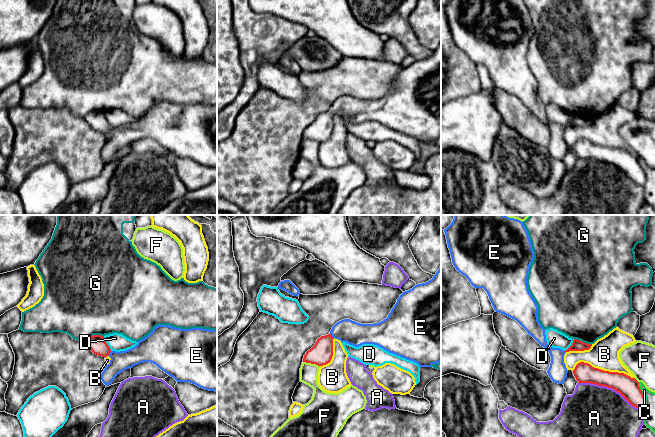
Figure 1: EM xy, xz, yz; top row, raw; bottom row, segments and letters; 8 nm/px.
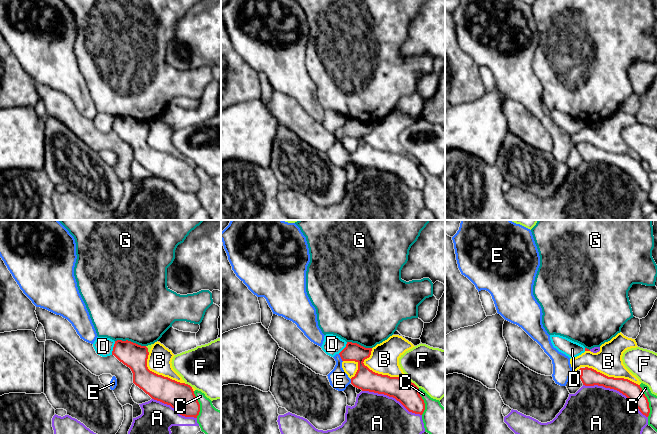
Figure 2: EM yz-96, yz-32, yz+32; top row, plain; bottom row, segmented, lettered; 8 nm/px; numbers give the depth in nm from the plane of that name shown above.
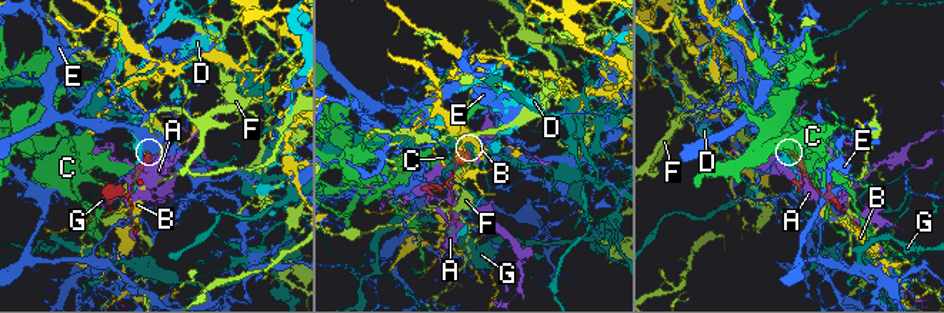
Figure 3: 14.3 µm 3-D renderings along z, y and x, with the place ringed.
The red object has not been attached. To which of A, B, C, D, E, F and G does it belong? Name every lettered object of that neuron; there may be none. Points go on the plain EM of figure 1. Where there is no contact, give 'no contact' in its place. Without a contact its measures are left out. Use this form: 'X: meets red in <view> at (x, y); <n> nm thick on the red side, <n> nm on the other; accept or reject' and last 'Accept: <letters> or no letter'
A: meets red in yz at (610, 163); 170 nm thick on the red side, 480 nm on the other; reject
B: meets red in yz at (603, 146); 170 nm thick on the red side, 240 nm on the other; reject
C: meets red in yz at (643, 172); 170 nm thick on the red side, 100 nm on the other; reject
D: meets red in xy at (106, 119); 140 nm thick on the red side, 140 nm on the other; reject
E: meets red in xy at (109, 129); 140 nm thick on the red side, 160 nm on the other; accept
F: meets red in xz at (311, 139); 180 nm thick on the red side, 140 nm on the other; reject
G: meets red in xy at (93, 111); 140 nm thick on the red side, 500 nm on the other; reject
Accept: E

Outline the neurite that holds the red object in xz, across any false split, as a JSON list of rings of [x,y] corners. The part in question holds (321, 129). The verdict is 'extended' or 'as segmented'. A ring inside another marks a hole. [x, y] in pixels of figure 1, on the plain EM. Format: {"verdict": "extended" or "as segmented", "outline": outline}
{"verdict": "extended", "outline": [[[441,42],[431,56],[403,68],[383,97],[361,100],[344,95],[337,98],[328,111],[317,115],[315,121],[304,131],[303,138],[318,142],[330,139],[334,114],[355,123],[363,120],[377,121],[389,129],[417,139],[420,143],[432,143],[441,138]]]}

